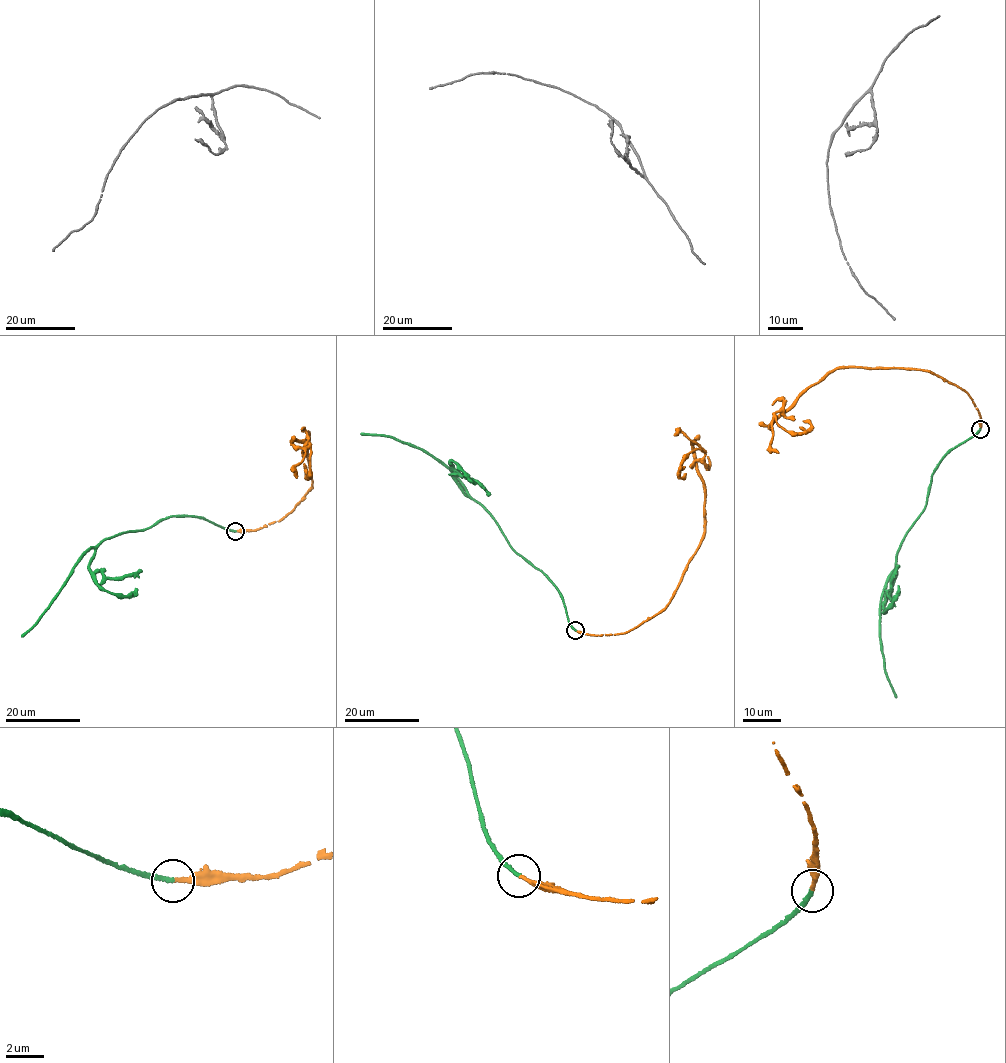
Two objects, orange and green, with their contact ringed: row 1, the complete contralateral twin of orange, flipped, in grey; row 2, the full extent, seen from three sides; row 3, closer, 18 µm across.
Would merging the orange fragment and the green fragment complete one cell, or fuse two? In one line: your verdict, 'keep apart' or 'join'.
join

